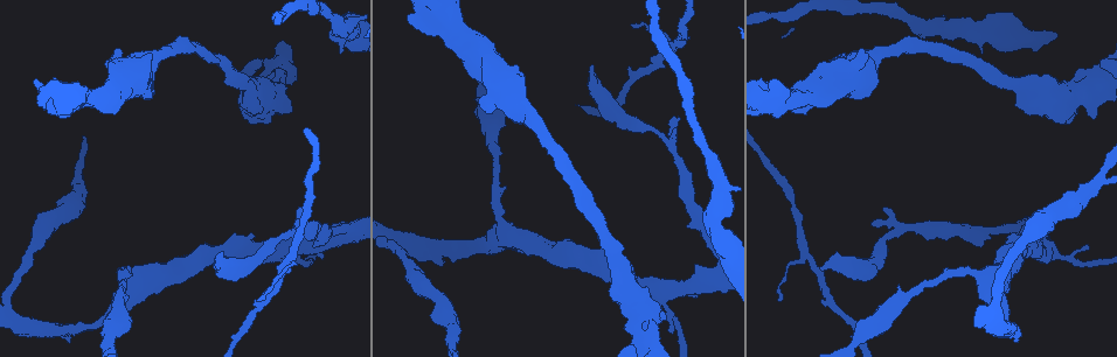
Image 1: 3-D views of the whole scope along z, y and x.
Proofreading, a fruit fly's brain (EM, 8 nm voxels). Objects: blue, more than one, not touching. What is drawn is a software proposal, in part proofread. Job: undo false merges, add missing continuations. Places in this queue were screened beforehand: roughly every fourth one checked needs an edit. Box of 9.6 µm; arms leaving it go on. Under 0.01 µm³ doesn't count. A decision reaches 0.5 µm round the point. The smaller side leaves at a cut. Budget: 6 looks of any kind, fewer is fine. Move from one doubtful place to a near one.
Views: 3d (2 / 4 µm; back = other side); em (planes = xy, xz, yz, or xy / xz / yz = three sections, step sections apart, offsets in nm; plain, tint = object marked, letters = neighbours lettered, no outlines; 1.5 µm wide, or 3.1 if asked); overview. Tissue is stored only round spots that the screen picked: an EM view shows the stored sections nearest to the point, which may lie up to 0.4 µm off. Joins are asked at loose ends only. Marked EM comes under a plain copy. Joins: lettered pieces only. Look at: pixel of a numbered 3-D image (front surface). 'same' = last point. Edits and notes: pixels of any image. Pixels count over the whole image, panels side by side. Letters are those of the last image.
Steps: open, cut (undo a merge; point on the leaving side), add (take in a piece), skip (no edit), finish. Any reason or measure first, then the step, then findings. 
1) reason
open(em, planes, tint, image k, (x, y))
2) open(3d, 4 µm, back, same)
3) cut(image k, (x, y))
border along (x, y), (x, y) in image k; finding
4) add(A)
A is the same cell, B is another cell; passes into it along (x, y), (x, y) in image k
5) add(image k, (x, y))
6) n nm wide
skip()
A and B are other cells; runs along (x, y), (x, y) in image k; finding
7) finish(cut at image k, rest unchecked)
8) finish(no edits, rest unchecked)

free end
open(em, xy, step 8, letters, image 1, (656, 326))

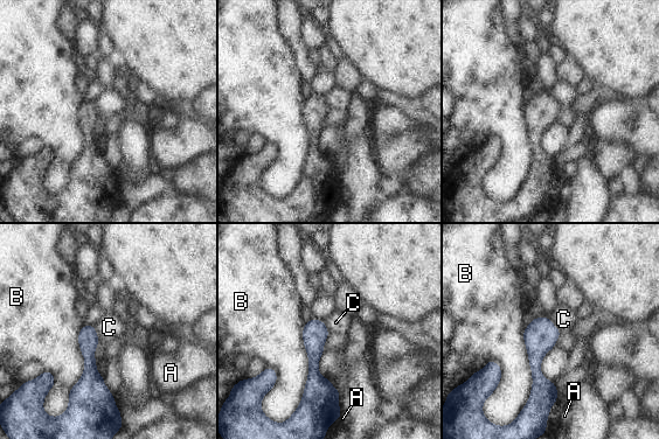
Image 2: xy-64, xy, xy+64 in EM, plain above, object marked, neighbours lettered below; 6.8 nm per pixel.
cut it another way
open(em, planes, letters, same)

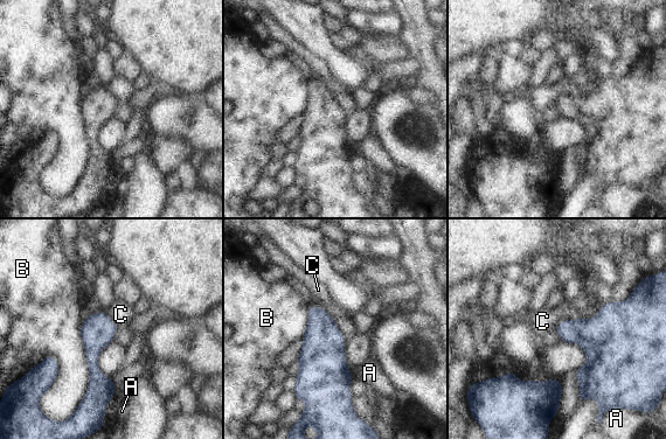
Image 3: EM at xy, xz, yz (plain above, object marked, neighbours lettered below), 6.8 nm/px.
skip()
A, B and C are other cells; border along (316, 305), (334, 318) in image 3; none of them fits

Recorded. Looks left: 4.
thick turns thin
open(em, xy, step 4, tint, image 1, (217, 264))

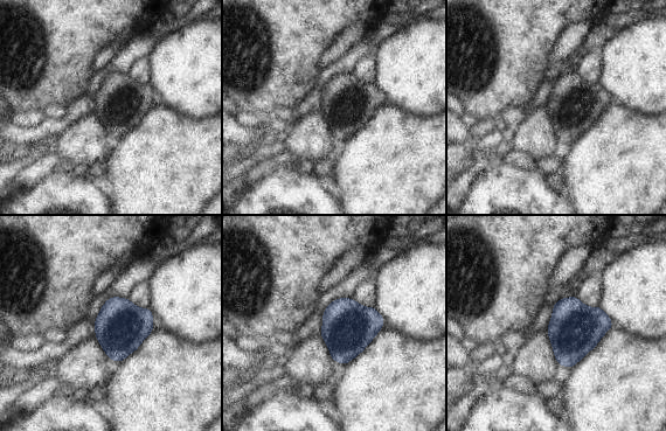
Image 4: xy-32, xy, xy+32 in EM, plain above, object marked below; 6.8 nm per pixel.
open(em, planes, letters, same)

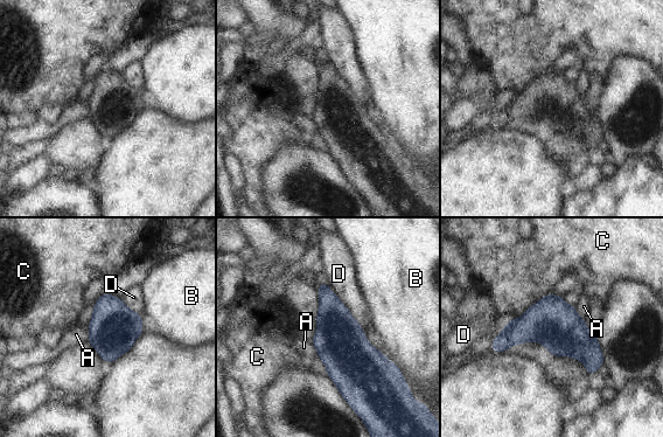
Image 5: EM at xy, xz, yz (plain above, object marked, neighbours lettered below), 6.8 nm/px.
skip()
A, B, C and D are other cells; border along (311, 340), (319, 356) in image 5; all the same neuron

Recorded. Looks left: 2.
finish(no edits, rest unchecked)

